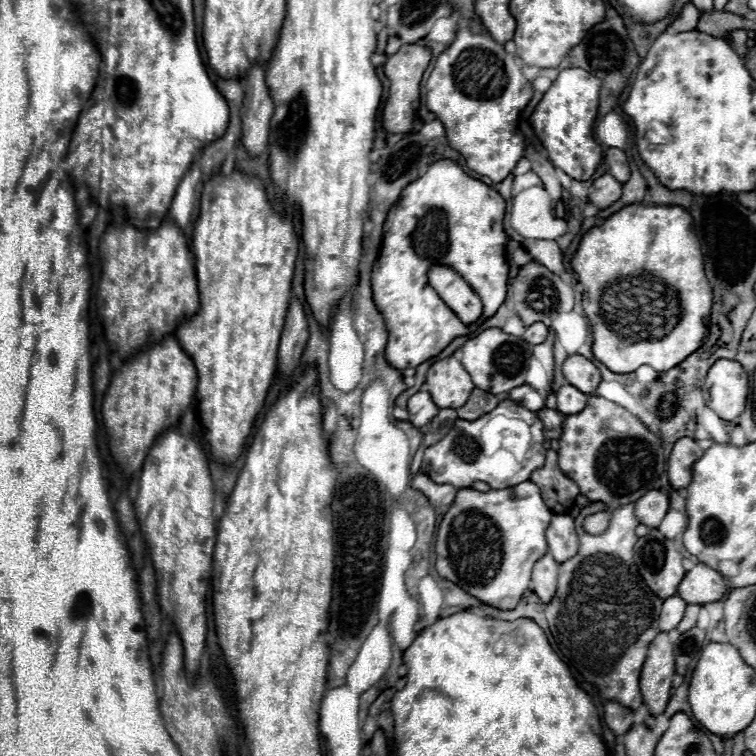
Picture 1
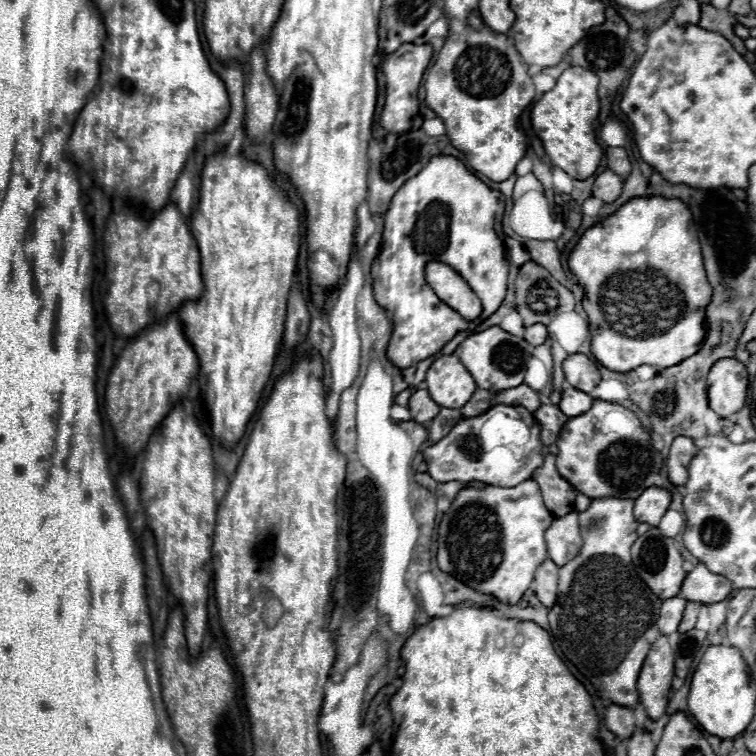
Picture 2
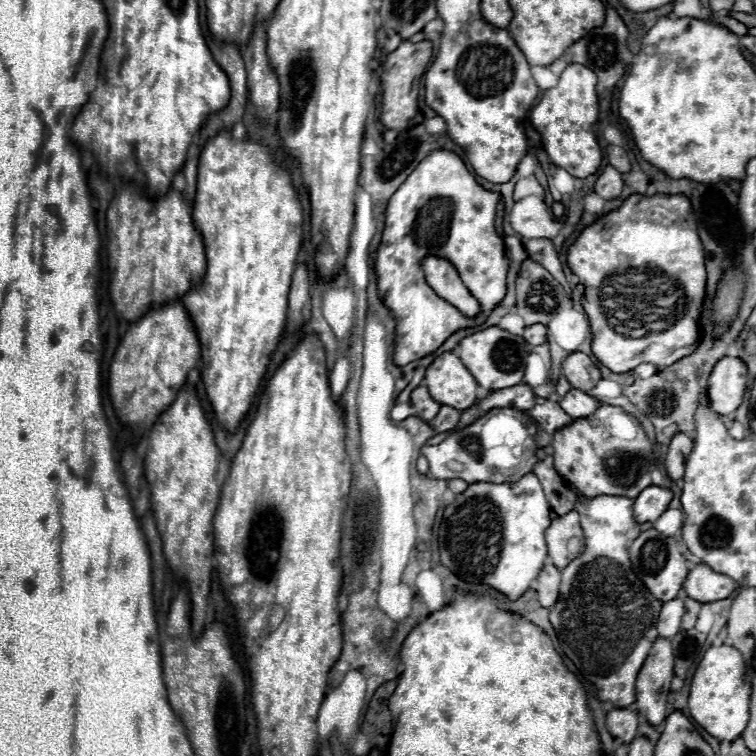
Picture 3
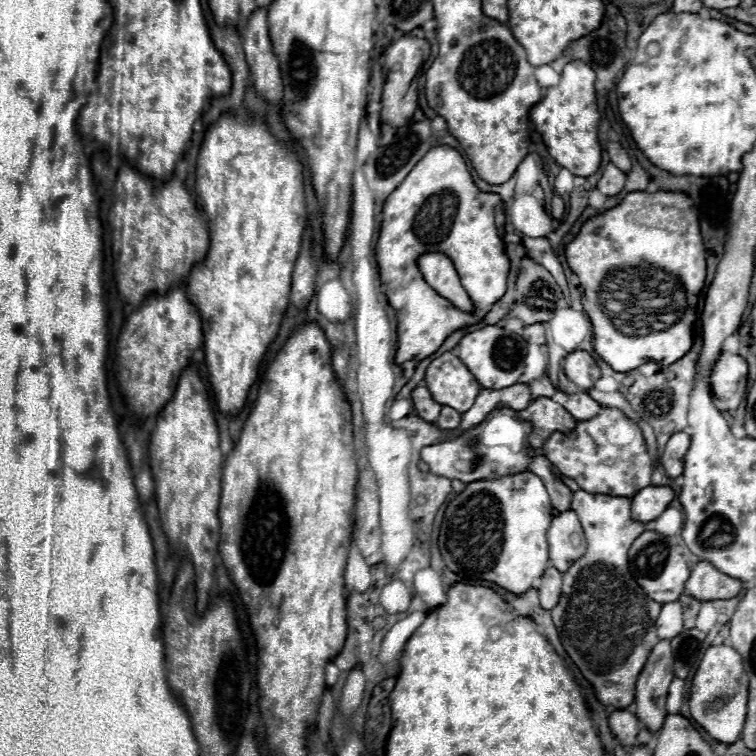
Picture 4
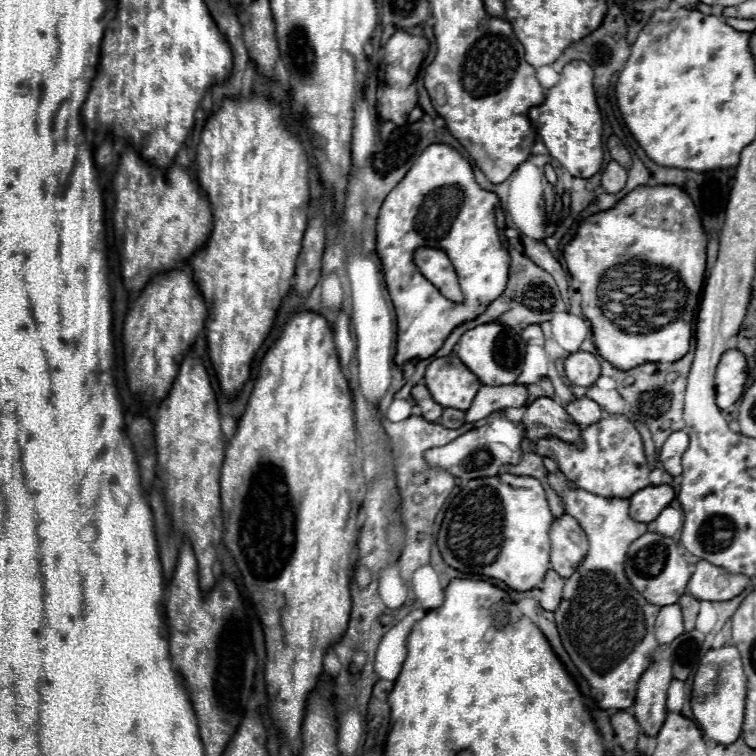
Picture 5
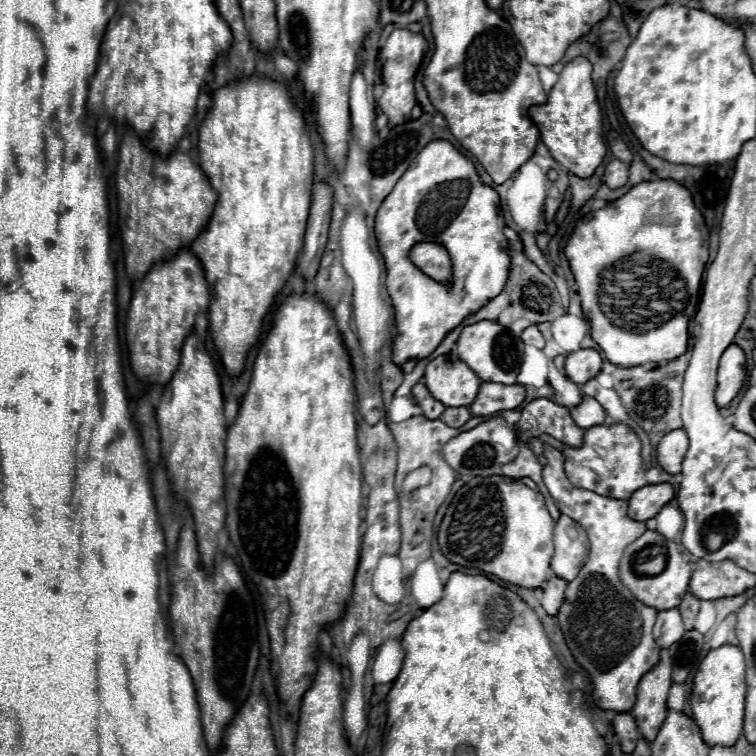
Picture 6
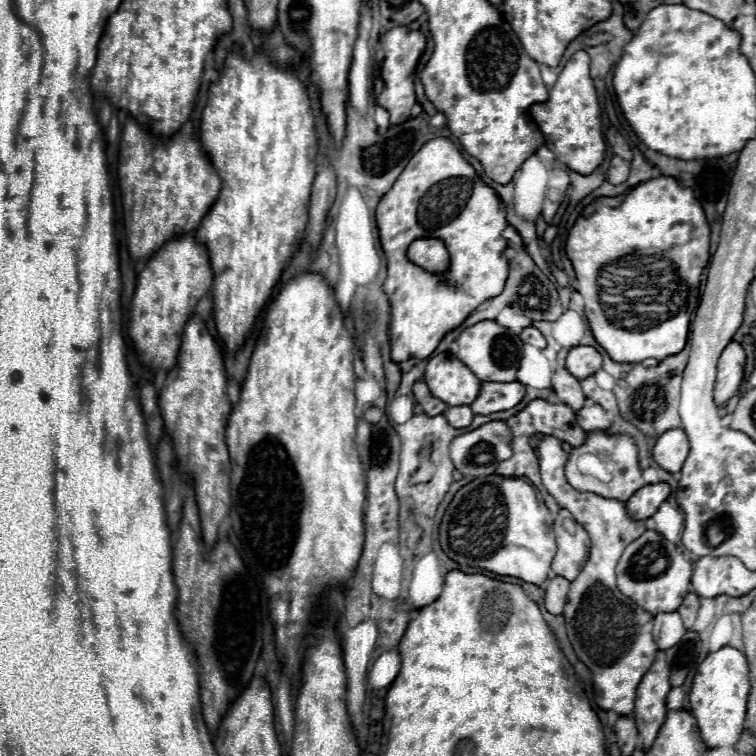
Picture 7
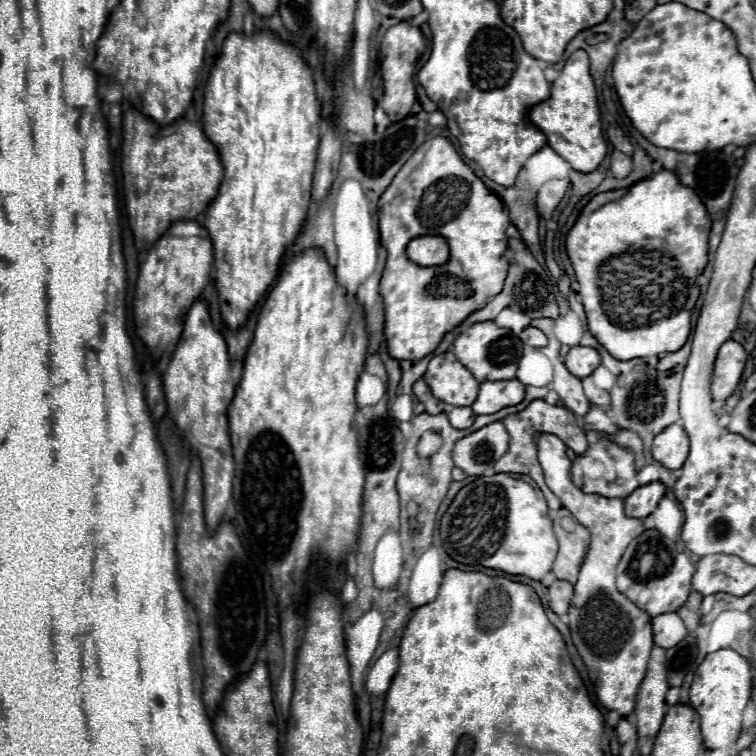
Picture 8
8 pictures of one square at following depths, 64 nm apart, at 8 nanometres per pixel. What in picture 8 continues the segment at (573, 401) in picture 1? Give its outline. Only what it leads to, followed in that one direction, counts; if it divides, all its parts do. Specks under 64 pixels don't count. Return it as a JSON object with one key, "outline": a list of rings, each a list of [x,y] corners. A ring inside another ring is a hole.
{"outline":[[[592,406],[588,410],[588,414],[580,418],[580,426],[584,430],[596,430],[602,434],[614,434],[616,432],[616,424],[606,416],[606,412],[598,410],[596,406]]]}

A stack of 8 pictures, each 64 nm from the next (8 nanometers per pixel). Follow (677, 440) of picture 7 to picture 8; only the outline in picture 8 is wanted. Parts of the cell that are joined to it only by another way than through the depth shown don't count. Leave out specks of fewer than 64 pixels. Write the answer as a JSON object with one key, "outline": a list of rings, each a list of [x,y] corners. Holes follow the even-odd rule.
{"outline":[[[682,426],[664,428],[652,442],[652,456],[668,470],[680,470],[688,458],[688,436]]]}

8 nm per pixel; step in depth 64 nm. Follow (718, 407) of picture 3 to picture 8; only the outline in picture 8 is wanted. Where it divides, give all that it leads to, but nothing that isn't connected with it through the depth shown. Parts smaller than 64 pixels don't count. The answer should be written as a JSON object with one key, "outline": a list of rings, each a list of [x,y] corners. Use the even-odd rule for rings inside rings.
{"outline":[[[734,340],[724,342],[718,352],[714,364],[714,376],[712,376],[714,402],[724,402],[726,398],[732,396],[732,392],[738,388],[744,364],[746,364],[744,348]]]}

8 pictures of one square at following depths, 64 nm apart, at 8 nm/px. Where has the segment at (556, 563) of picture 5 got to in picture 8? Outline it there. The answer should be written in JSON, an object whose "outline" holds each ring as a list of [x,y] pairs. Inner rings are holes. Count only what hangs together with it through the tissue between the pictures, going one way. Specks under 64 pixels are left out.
{"outline":[[[564,508],[554,514],[554,532],[560,548],[552,572],[556,574],[556,578],[574,584],[590,546],[590,532],[582,524],[578,524]]]}

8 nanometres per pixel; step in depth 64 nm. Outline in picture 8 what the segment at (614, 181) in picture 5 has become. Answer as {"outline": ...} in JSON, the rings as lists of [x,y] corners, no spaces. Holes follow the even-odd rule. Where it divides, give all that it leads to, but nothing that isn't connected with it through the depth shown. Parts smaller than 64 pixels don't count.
{"outline":[[[614,152],[612,158],[610,158],[610,174],[618,180],[626,178],[632,170],[632,158],[622,154],[622,152]]]}

